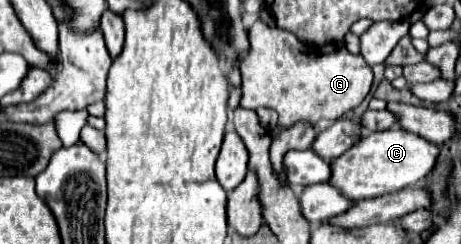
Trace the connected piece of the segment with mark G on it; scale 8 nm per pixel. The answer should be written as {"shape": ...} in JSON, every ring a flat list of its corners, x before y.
{"shape":[[261,19,249,29,249,53,241,61,243,109,271,107,279,113,273,137,299,121,317,129,319,121,337,121,355,109,373,85,373,71,361,55,347,51,343,43,305,45,293,33,269,27]]}

